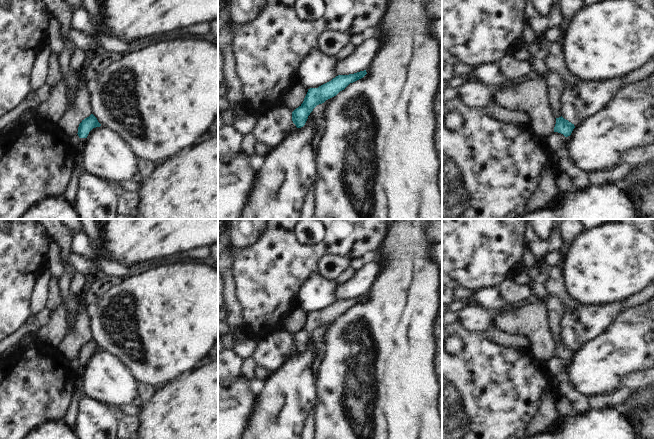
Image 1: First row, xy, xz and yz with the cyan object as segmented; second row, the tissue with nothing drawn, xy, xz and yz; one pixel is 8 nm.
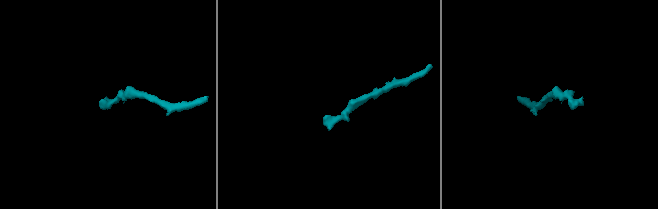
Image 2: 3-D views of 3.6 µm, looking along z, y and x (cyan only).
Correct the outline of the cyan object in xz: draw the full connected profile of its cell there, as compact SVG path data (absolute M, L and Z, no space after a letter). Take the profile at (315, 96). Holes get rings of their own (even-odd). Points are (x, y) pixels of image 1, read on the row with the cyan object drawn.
M364 70L349 75L338 75L318 88L308 89L303 103L292 112L293 123L297 128L303 127L308 119L308 116L317 105L322 104L326 100L336 96L350 83L363 78L366 74L367 72Z

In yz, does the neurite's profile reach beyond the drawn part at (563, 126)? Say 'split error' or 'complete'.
split error

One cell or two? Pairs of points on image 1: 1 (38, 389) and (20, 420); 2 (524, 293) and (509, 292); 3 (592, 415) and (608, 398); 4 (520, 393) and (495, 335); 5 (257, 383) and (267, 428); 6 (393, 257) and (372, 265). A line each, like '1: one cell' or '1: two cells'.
1: one cell
2: one cell
3: two cells
4: two cells
5: two cells
6: two cells

